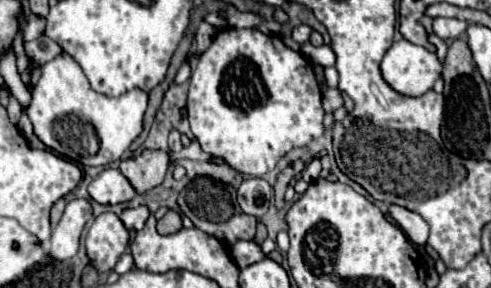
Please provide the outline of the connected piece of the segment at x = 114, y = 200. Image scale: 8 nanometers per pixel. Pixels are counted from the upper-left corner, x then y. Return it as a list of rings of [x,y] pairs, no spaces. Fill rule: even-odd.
[[[110,168],[92,180],[92,184],[88,186],[88,194],[98,204],[120,204],[130,202],[136,196],[136,190],[120,170]]]

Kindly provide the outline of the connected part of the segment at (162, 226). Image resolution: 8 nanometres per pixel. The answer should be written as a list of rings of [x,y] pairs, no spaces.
[[[168,210],[166,216],[158,220],[158,232],[160,232],[160,234],[174,234],[174,232],[178,232],[180,228],[182,228],[182,218],[180,218],[180,214],[174,212],[174,210]]]

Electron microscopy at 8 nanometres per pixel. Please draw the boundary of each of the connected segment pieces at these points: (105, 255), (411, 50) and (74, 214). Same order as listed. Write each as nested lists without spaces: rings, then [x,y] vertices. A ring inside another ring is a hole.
[[[112,212],[102,214],[102,220],[96,222],[96,226],[90,226],[86,234],[86,252],[94,268],[98,272],[112,270],[128,248],[128,240],[130,236],[122,220]]]
[[[404,38],[388,48],[380,68],[384,80],[404,96],[422,96],[432,90],[442,72],[442,64],[434,52]]]
[[[74,198],[66,204],[66,210],[50,240],[50,254],[56,260],[70,260],[72,256],[76,256],[80,248],[80,236],[88,218],[92,218],[92,206],[88,200]]]

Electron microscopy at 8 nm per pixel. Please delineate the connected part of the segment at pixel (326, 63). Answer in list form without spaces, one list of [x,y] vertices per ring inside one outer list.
[[[310,42],[301,46],[301,52],[310,59],[314,65],[320,65],[323,68],[335,65],[336,56],[330,46],[323,44],[315,47]]]

